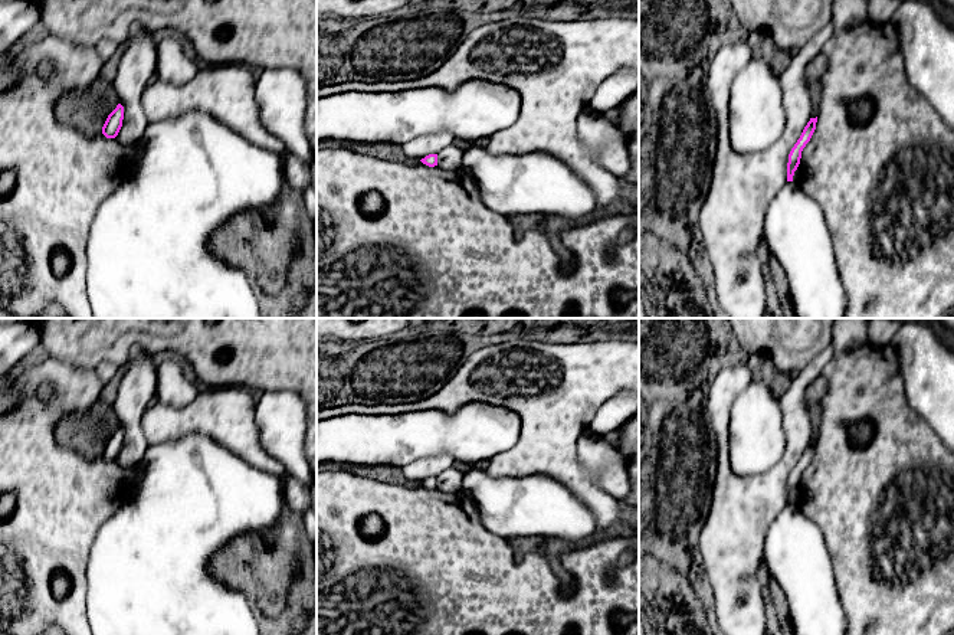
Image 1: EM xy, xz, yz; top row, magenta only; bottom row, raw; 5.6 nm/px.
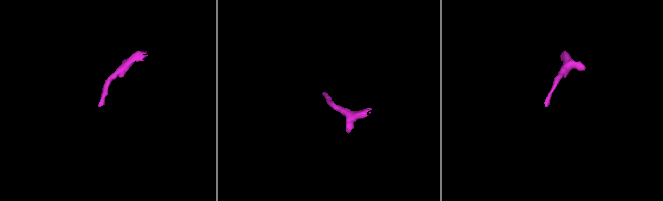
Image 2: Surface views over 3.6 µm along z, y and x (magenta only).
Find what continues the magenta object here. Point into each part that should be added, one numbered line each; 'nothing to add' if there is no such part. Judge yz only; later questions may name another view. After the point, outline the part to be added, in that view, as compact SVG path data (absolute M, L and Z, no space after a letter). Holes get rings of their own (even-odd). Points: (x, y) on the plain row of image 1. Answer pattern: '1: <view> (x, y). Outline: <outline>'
nothing to add

